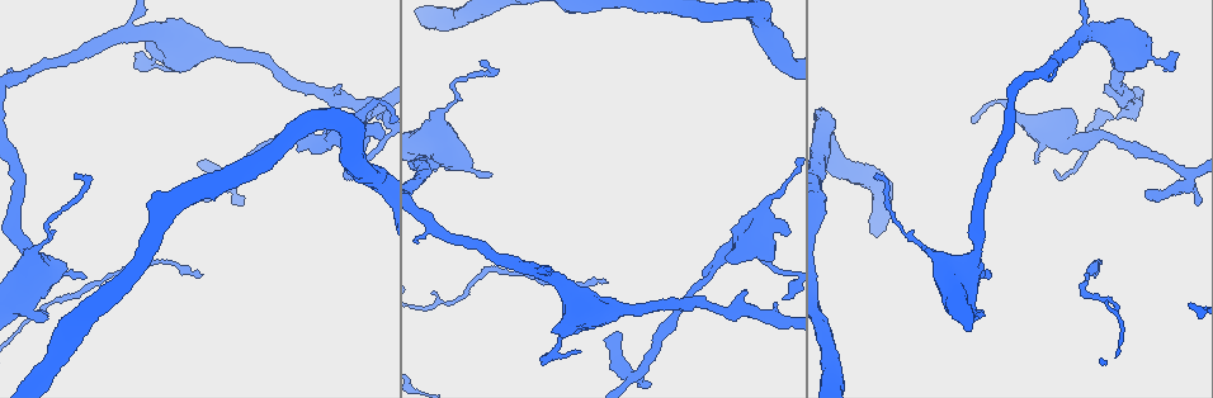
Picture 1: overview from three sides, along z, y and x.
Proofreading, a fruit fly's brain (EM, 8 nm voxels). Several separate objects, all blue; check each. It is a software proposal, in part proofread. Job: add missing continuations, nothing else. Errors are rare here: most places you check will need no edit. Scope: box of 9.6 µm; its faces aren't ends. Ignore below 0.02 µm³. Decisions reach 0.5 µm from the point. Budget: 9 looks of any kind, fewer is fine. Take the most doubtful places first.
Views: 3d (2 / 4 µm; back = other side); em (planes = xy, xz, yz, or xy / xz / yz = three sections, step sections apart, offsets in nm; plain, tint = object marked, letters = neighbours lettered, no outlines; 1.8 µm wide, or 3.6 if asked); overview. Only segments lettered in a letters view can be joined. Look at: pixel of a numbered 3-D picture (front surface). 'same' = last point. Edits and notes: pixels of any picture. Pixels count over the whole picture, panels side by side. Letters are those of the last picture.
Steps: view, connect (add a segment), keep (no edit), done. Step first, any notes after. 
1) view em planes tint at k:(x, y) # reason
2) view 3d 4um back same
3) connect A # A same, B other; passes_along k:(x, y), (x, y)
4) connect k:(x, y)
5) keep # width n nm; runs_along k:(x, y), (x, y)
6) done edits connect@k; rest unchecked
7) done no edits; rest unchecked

view em planes letters at 1:(1146, 190) # an open end

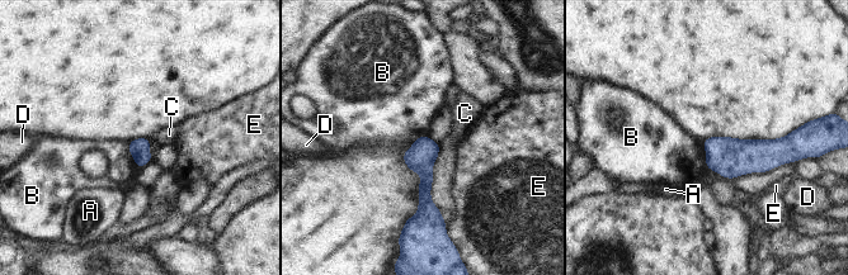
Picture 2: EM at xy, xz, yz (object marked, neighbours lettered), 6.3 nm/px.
keep # A other, B other, C other, D other, E other; border 2:(702, 141), (706, 166), (708, 169); none of them fits

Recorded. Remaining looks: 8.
view 3d 4um at 1:(138, 55) # an open end

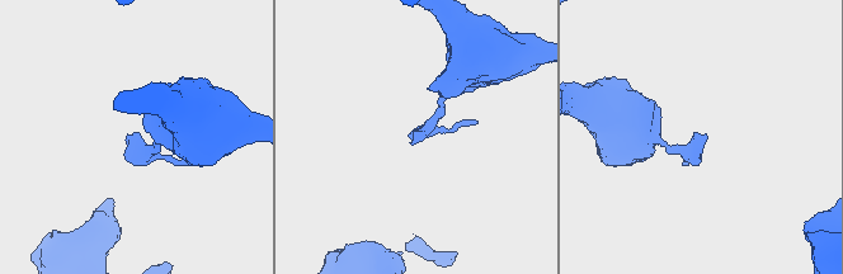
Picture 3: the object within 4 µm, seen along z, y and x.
view em xy step 4 plain at 3:(410, 143) # need the tissue

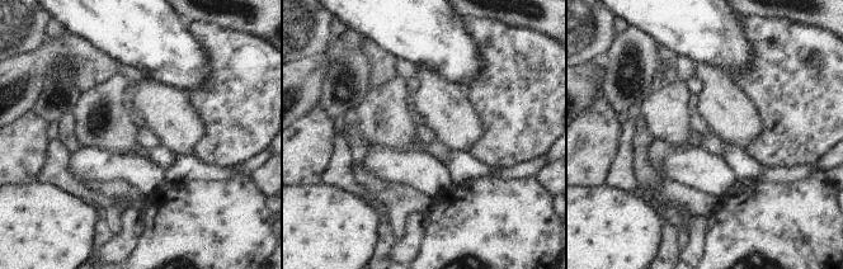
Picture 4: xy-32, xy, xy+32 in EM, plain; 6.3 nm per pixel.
view em xy step 4 letters same

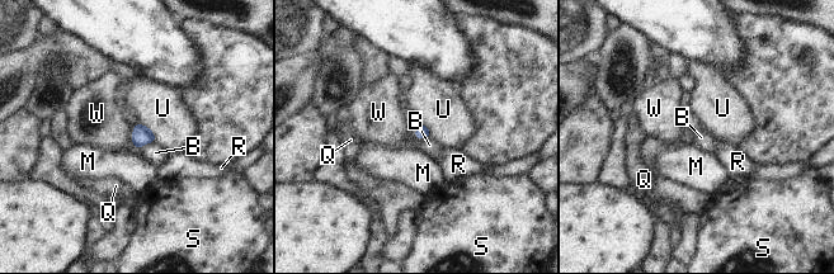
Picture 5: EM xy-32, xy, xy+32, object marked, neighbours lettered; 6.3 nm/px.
keep # B other, M other, Q other, R other, S other, U other, W other; border 5:(155, 141), (146, 142), (137, 149); no lettered segment goes on from it

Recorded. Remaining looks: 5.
view 3d 2um at 1:(608, 281) # tapers out

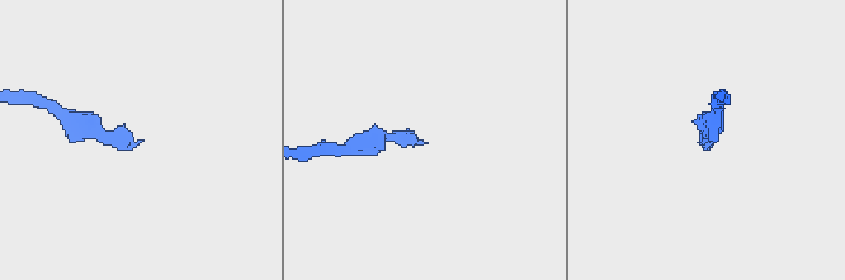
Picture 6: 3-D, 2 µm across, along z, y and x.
view em xz step 4 letters at 6:(712, 146)

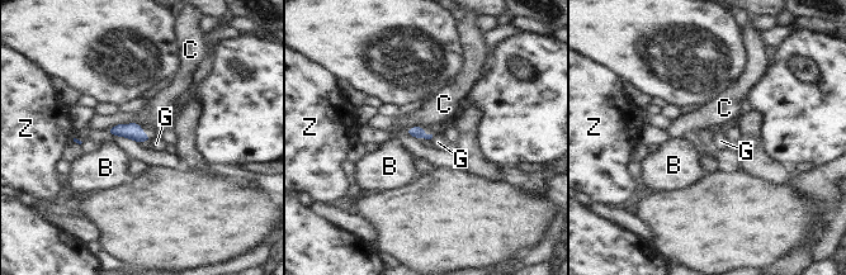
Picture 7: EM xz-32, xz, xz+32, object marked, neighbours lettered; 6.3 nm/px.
keep # longest_contact C 140 nm; B other, C other, G other, Z other; border 7:(152, 138), (147, 141); none of them fits

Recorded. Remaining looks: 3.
view em yz step 4 letters at 1:(1107, 84) # an open end

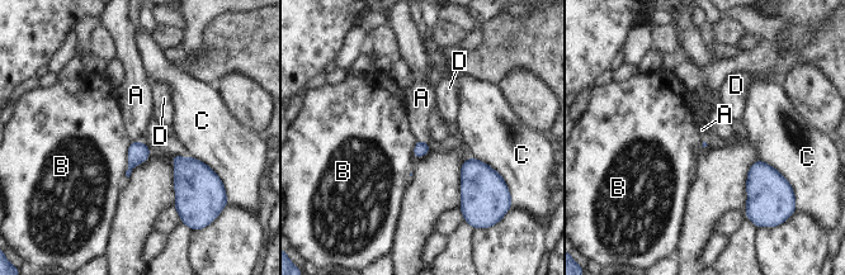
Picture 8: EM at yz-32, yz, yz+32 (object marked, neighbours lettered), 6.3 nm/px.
view em planes letters same # cut it another way

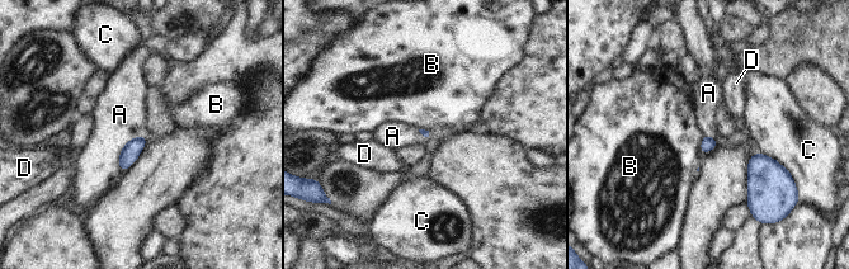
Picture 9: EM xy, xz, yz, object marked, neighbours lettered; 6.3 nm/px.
keep # longest_contact A 280 nm; A other, B other, C other, D other; border 9:(144, 135), (122, 149), (122, 173); no lettered segment goes on from it

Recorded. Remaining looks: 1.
done no edits; rest unchecked

